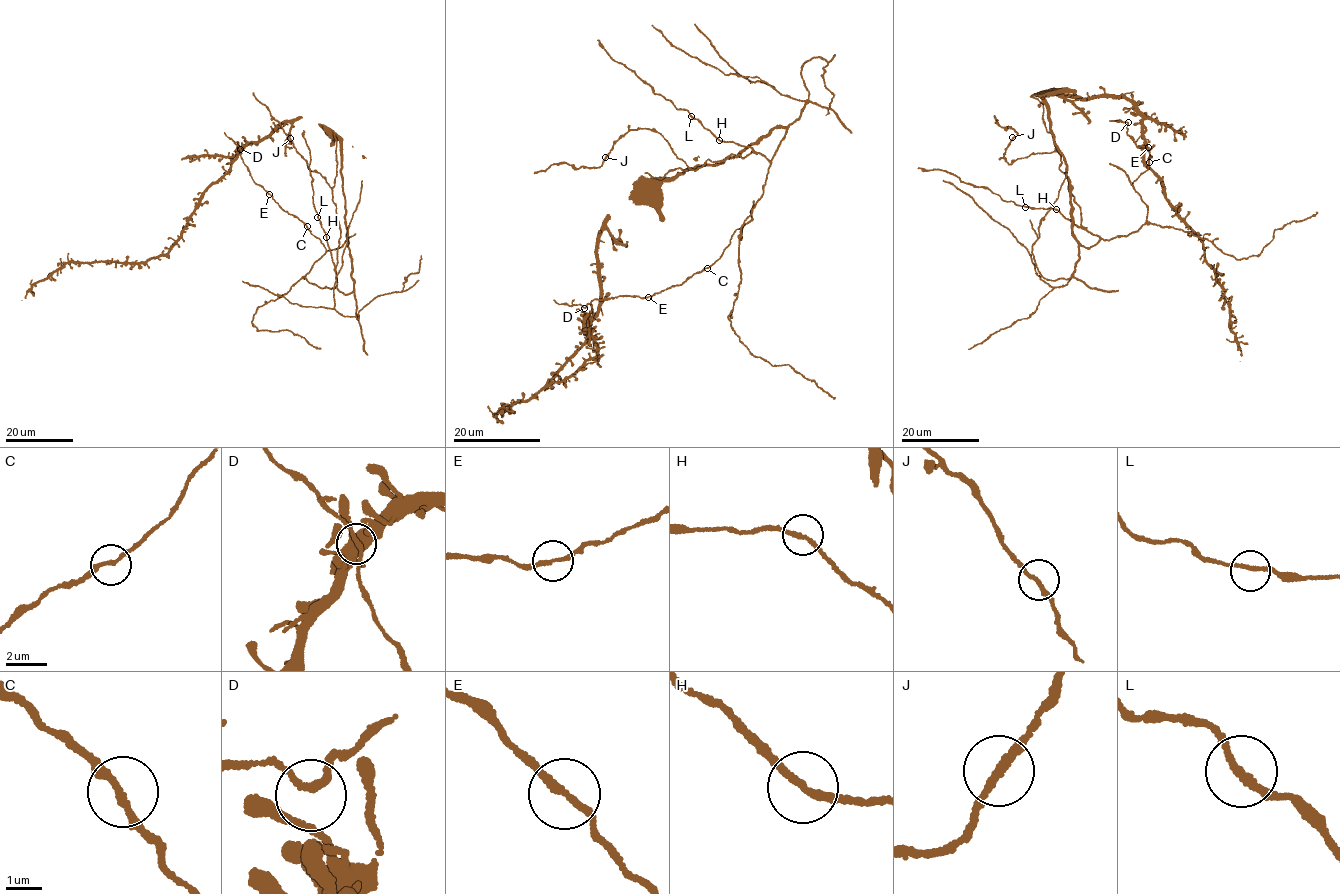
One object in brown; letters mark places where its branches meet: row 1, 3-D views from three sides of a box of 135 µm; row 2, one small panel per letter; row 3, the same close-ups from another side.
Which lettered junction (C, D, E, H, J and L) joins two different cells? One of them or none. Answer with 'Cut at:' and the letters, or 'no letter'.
Cut at: no letter

